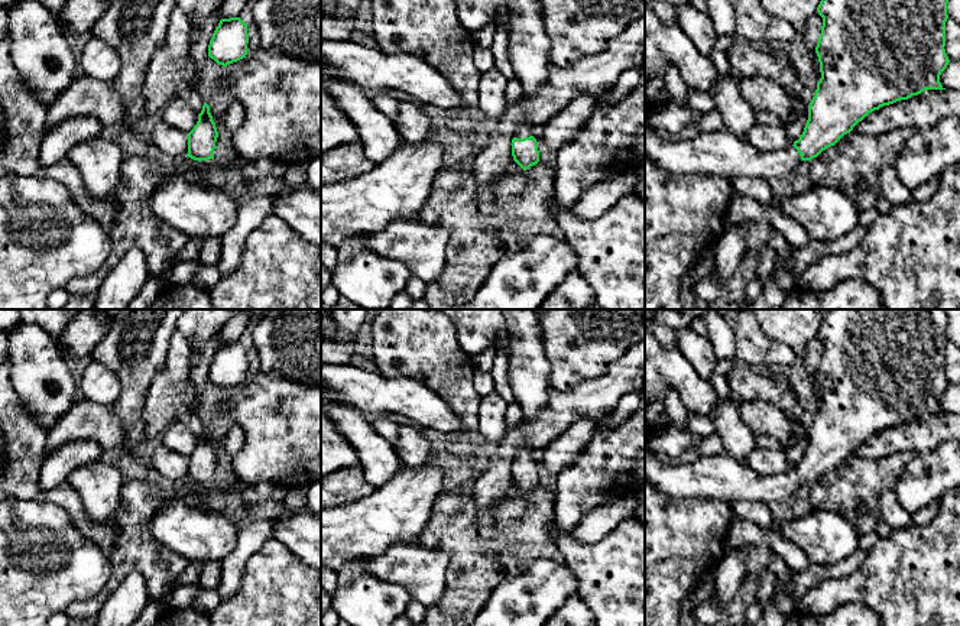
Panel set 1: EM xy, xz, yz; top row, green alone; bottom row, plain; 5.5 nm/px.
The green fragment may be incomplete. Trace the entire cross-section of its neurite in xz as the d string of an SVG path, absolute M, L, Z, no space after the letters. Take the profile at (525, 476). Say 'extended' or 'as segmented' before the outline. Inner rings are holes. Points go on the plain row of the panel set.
extended | M529 451L515 457L512 463L512 480L523 494L539 486L538 466Z

